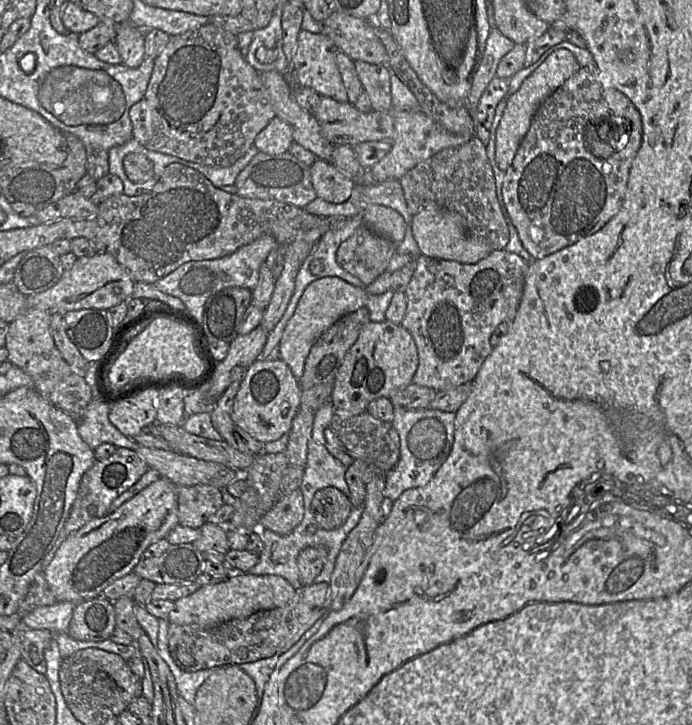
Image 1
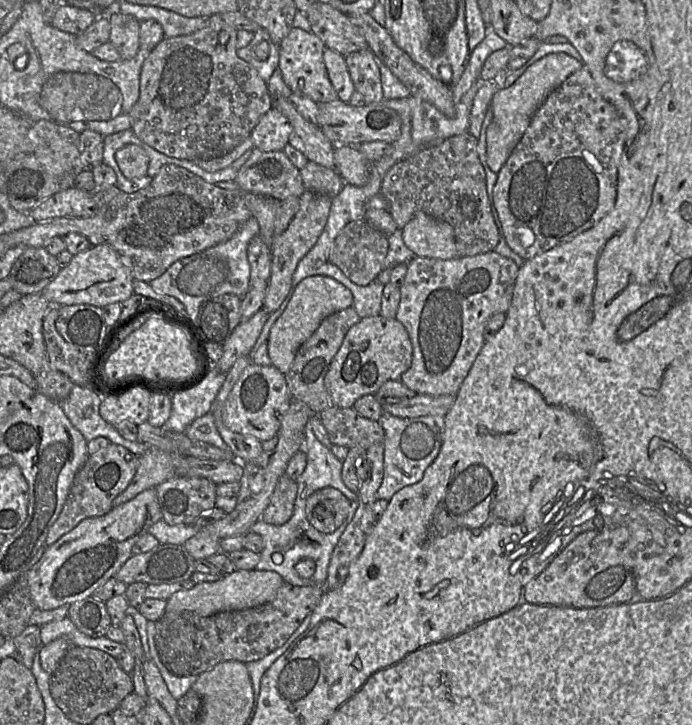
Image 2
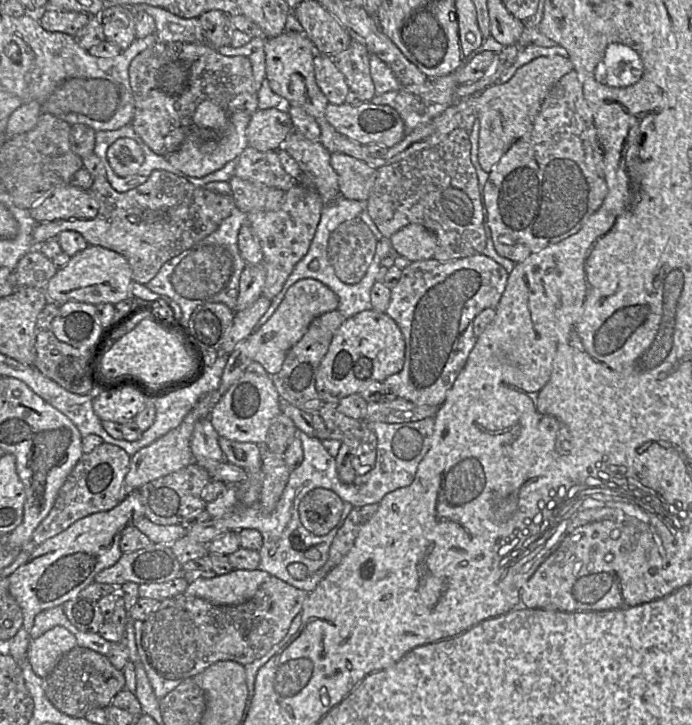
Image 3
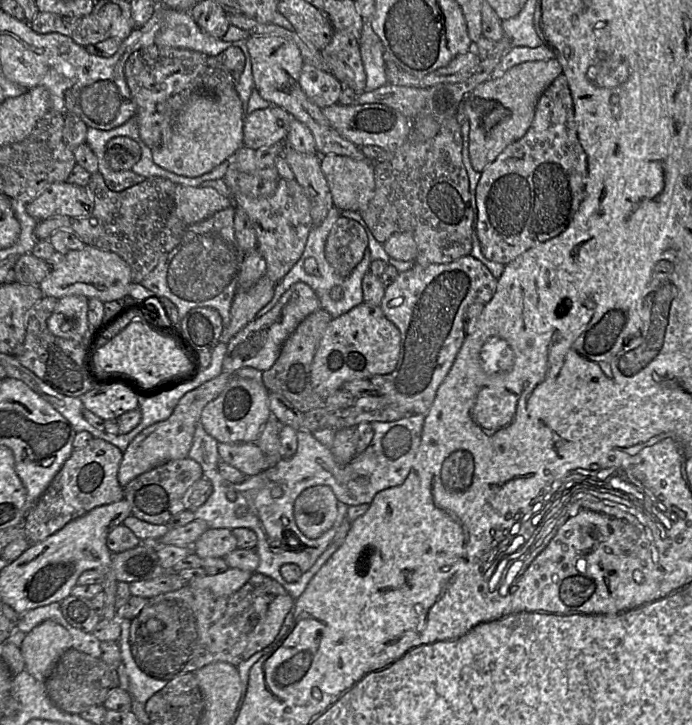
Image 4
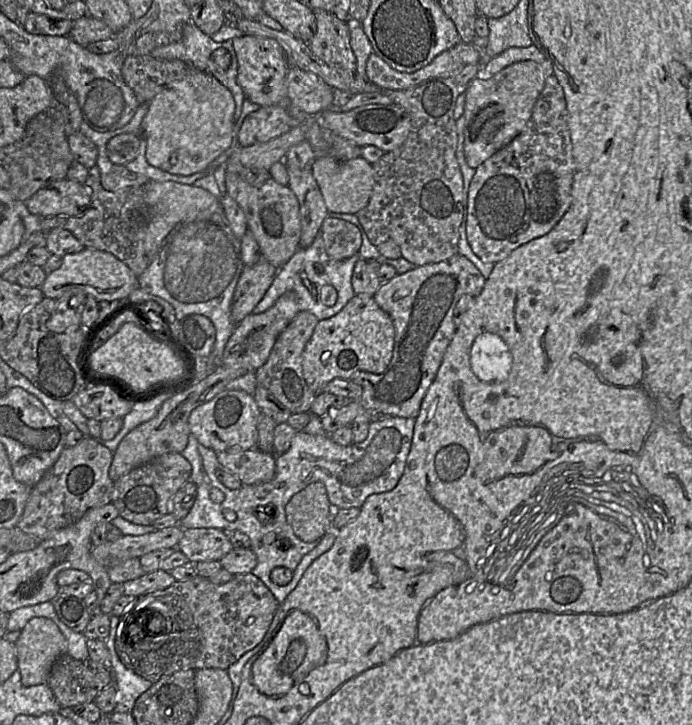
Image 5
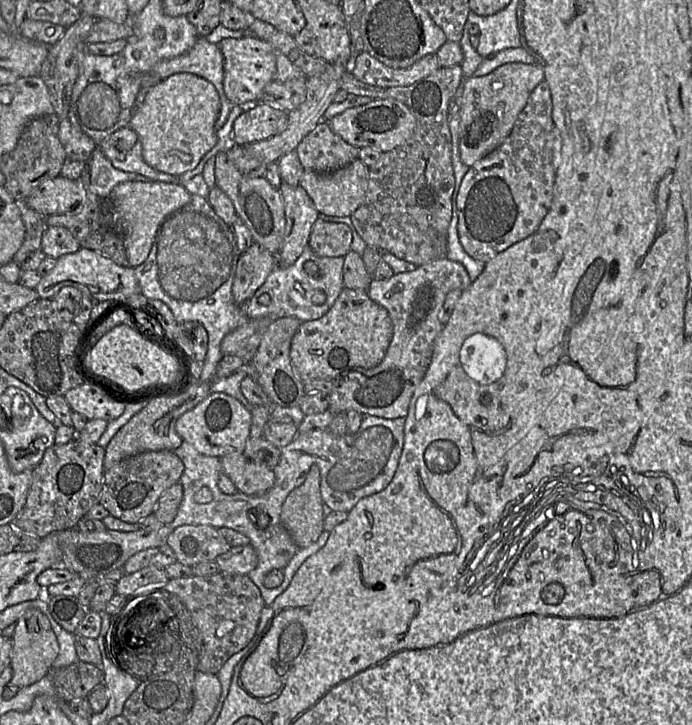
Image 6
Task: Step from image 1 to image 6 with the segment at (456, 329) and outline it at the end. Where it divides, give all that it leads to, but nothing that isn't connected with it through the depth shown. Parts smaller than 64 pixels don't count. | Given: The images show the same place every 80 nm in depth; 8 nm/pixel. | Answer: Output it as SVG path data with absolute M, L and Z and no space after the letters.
M442 258L389 279L373 278L367 290L371 300L384 307L392 322L392 338L384 359L374 368L352 368L333 379L328 412L356 410L365 415L388 419L405 418L415 389L423 380L431 362L433 347L447 321L444 305L453 291L463 292L472 279L464 266Z

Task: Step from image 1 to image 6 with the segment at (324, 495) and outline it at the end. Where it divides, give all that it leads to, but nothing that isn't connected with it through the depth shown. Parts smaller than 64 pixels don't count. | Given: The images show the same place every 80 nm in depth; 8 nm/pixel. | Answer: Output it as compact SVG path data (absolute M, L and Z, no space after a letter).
M312 465L304 483L288 494L280 518L294 543L302 548L315 542L324 531L324 517L329 511L321 497L320 470Z

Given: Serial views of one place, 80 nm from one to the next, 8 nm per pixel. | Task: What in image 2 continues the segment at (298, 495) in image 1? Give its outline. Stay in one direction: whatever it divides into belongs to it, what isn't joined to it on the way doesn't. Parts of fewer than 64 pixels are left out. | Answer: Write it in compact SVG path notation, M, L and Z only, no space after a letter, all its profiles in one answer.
M283 474L275 486L267 508L262 513L261 520L272 525L285 524L294 513L296 494L296 481Z

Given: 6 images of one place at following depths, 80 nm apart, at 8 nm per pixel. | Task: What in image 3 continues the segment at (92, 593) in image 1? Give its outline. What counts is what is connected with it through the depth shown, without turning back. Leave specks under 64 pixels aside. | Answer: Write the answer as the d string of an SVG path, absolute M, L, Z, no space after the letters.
M133 491L113 509L79 519L63 532L37 545L27 562L8 576L9 592L23 612L22 627L29 631L37 614L46 609L62 606L65 602L79 597L80 592L94 582L95 576L99 572L116 564L123 554L120 550L122 531L127 526L133 525L134 521L144 517L140 494L138 491Z

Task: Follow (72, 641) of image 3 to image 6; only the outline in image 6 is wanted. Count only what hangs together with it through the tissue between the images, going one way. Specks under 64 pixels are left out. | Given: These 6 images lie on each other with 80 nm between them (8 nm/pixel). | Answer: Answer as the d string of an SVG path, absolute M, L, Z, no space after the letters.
M36 608L27 609L15 623L11 667L13 677L8 686L30 686L41 680L51 670L58 656L59 644L48 618Z

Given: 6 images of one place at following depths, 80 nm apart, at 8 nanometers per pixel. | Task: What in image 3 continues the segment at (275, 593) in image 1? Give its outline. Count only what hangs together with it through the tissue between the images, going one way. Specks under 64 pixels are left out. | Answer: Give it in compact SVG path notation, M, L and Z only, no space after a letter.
M235 570L210 579L190 583L183 593L215 605L239 605L250 600L259 587L272 577L261 570Z

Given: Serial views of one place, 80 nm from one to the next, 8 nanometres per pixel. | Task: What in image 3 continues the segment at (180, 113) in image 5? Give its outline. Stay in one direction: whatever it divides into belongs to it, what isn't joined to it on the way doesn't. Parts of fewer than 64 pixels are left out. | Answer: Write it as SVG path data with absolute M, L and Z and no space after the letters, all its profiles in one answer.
M246 111L235 112L230 117L227 131L218 140L188 140L164 157L173 167L190 177L203 177L217 171L248 147L246 129L250 116Z

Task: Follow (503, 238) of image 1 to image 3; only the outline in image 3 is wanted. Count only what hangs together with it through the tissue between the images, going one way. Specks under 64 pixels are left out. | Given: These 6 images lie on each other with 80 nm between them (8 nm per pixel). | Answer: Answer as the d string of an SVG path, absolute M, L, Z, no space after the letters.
M455 128L441 143L379 167L365 211L383 237L390 238L408 224L420 224L437 239L435 260L454 261L482 254L488 234L478 176L470 154L468 132Z

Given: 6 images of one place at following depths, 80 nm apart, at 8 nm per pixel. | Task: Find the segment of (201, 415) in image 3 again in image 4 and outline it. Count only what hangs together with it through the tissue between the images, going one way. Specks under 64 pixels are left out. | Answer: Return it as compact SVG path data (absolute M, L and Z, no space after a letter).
M222 372L212 380L187 392L178 402L173 413L164 421L155 423L141 431L123 452L118 470L118 481L122 489L137 476L169 461L188 457L195 428L204 407L224 390L232 375Z

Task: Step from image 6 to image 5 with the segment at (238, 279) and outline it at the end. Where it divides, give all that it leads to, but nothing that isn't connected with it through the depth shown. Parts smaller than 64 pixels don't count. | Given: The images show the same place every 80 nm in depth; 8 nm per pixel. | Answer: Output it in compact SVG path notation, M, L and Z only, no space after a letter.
M265 258L252 266L244 266L231 304L231 317L235 325L253 312L271 286L277 271Z

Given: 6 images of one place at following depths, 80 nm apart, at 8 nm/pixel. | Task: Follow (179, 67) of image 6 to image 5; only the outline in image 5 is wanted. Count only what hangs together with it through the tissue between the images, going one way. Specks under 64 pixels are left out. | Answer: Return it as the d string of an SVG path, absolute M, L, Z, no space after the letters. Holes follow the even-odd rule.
M192 21L183 26L182 37L179 41L171 43L166 46L158 47L154 49L150 53L150 55L154 58L162 60L180 60L199 71L212 75L215 79L217 79L221 84L223 84L227 89L230 90L236 103L235 118L240 116L242 105L244 101L247 99L245 98L243 90L236 80L237 61L235 58L235 52L232 47L232 41L215 42L211 39L210 36L203 33ZM220 48L225 49L231 55L231 63L229 67L227 67L227 69L220 68L212 60L212 53Z

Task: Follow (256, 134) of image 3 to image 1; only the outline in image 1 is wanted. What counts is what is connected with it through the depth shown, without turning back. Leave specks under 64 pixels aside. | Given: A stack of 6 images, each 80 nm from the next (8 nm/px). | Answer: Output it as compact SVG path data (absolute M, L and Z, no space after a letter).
M275 116L255 137L253 145L259 152L282 154L288 152L293 143L293 130L290 124Z

